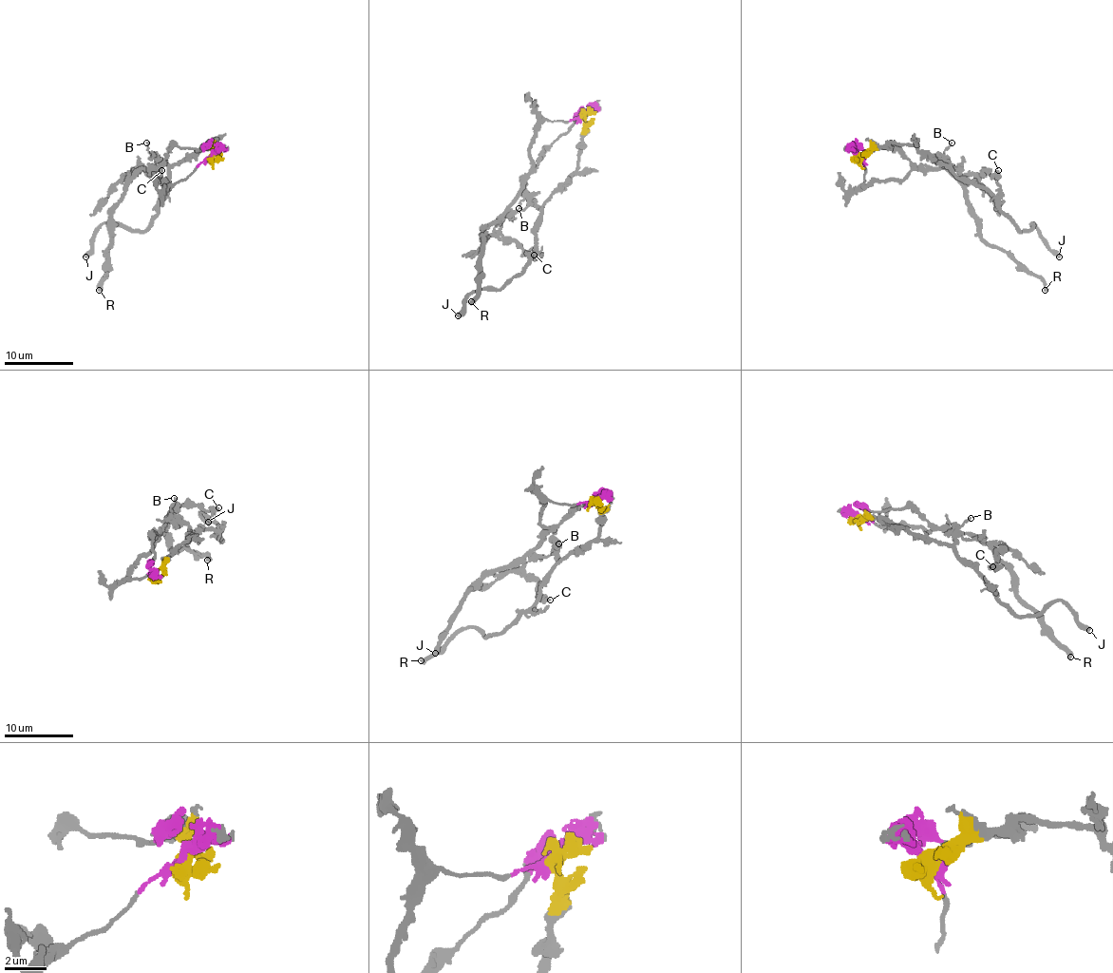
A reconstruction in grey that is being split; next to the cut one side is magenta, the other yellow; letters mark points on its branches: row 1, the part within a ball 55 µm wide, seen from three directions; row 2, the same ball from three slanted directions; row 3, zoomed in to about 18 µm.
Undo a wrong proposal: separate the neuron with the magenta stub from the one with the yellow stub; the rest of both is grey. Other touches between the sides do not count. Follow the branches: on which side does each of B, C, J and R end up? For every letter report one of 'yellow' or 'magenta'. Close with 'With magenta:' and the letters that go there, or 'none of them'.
B: yellow
C: magenta
J: yellow
R: magenta
With magenta: C, R

